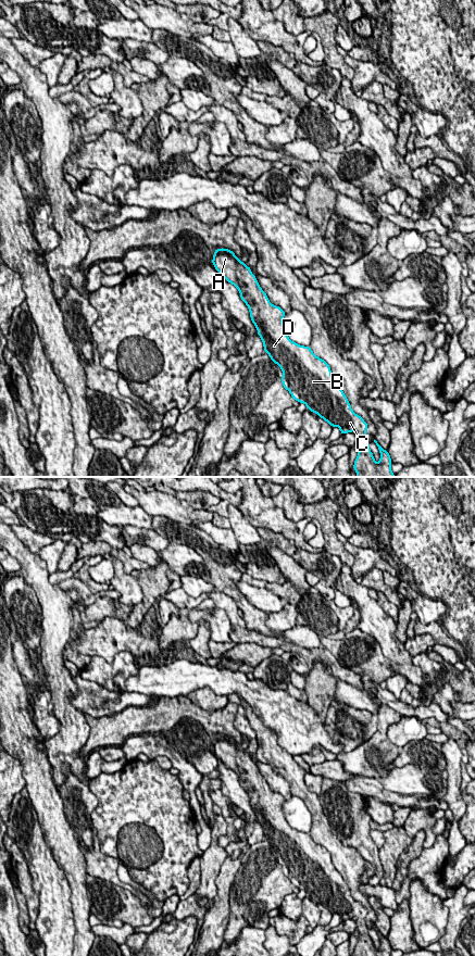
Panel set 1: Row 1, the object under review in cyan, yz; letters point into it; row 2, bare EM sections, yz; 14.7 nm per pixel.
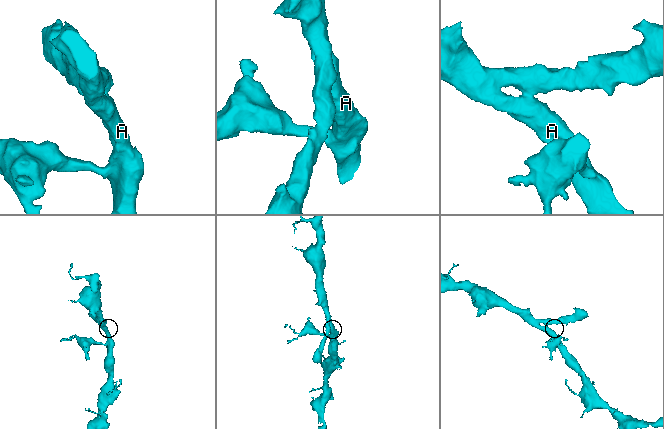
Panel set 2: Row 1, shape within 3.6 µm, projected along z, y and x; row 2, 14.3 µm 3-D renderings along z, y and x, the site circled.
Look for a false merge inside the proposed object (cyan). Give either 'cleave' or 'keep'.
keep

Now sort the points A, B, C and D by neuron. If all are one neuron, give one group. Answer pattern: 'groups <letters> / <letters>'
groups A B C D

